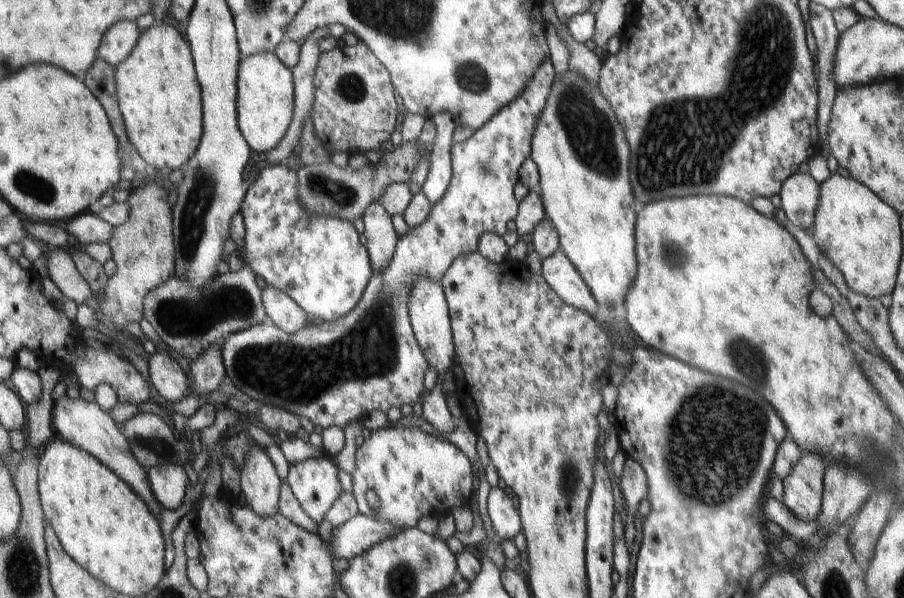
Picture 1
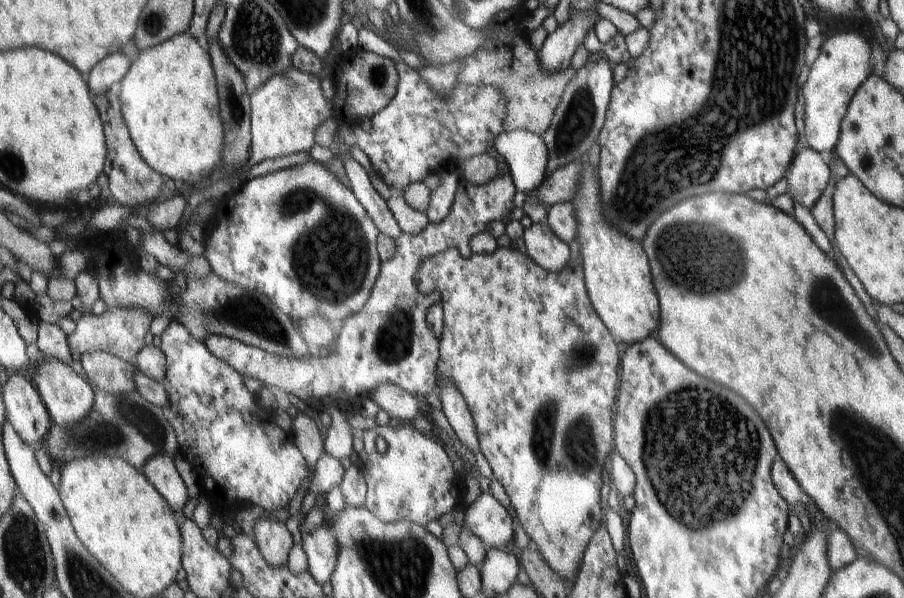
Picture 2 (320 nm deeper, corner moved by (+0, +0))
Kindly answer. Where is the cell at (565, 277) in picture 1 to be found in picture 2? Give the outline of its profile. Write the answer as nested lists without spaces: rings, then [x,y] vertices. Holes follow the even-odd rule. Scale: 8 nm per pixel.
[[[547,221],[525,228],[522,240],[527,254],[544,270],[559,273],[571,260],[568,245],[554,234]]]

